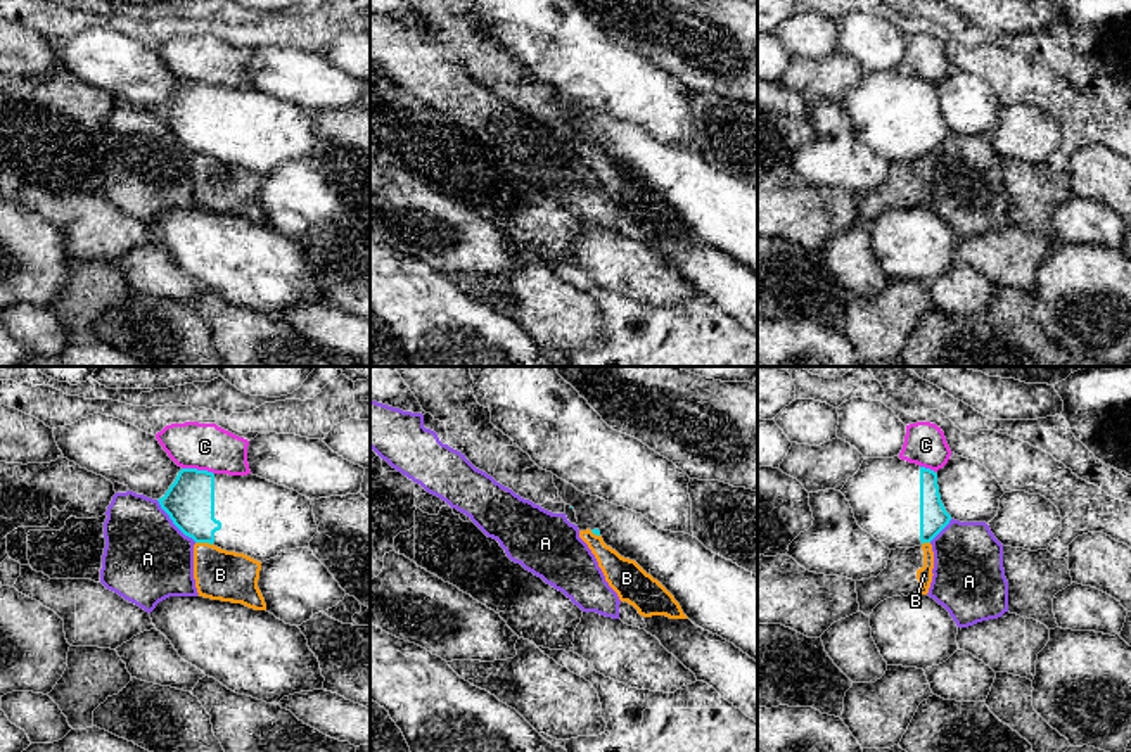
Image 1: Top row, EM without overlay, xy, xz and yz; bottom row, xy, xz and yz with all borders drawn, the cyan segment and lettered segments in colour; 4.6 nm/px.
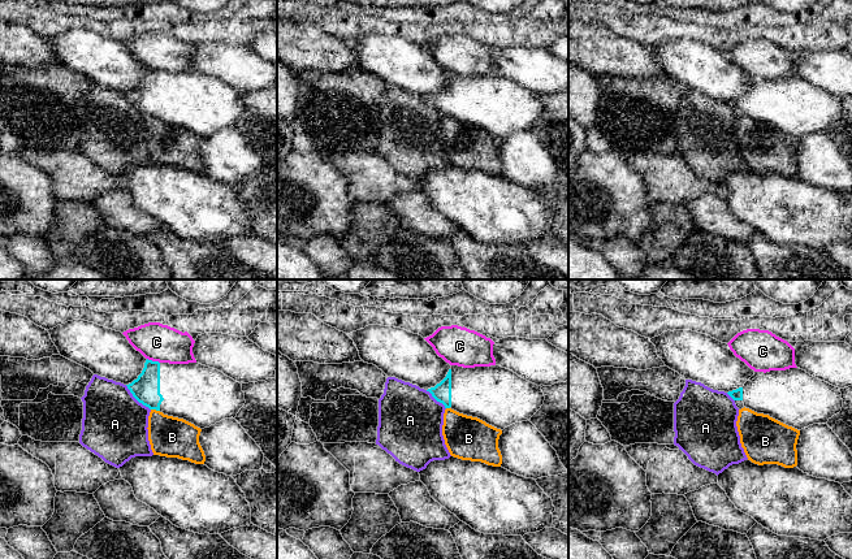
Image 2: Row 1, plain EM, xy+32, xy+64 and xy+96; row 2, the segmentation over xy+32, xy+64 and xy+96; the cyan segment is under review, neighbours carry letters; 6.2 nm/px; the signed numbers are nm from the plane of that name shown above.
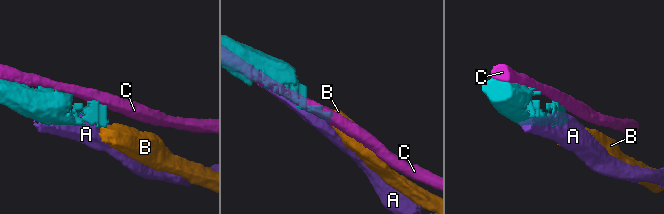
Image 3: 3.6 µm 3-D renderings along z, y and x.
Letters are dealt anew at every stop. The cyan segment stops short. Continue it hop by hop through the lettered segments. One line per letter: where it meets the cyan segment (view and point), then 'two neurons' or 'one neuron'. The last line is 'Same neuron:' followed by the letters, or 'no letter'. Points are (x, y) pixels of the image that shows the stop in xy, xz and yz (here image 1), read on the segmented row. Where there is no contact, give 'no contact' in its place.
A: xy (173, 522) | two neurons
B: xy (204, 541) | two neurons
C: xy (196, 469) | two neurons
Same neuron: no letter

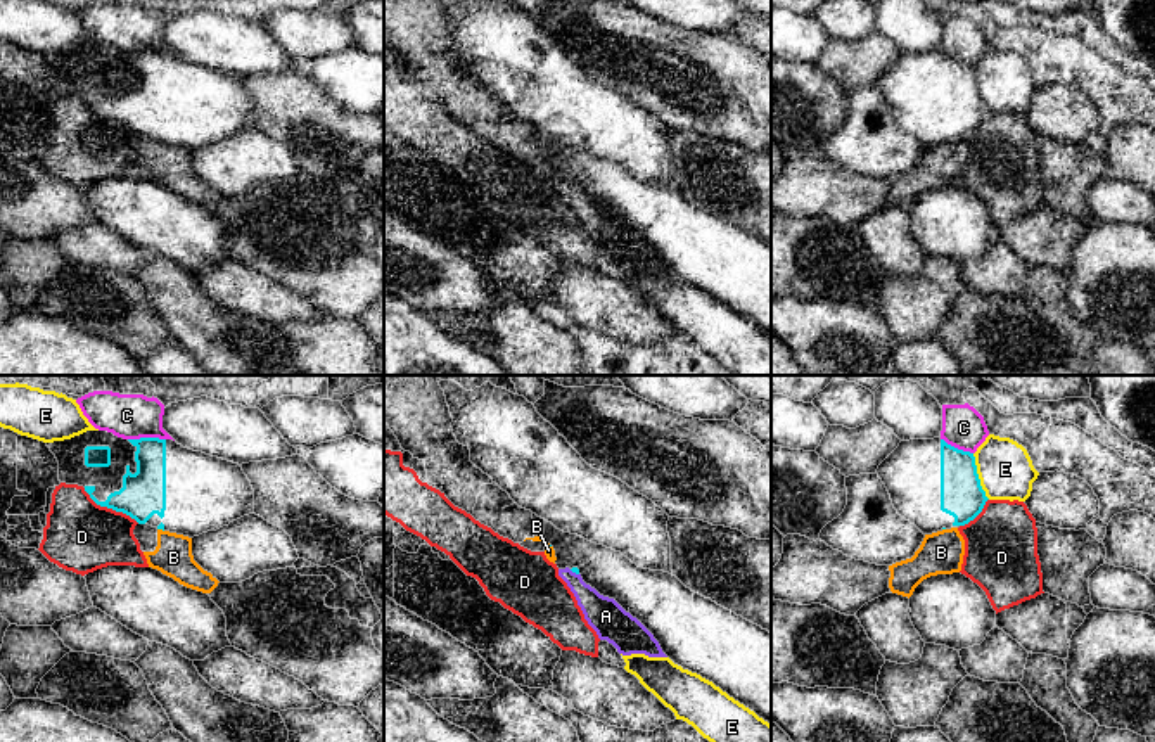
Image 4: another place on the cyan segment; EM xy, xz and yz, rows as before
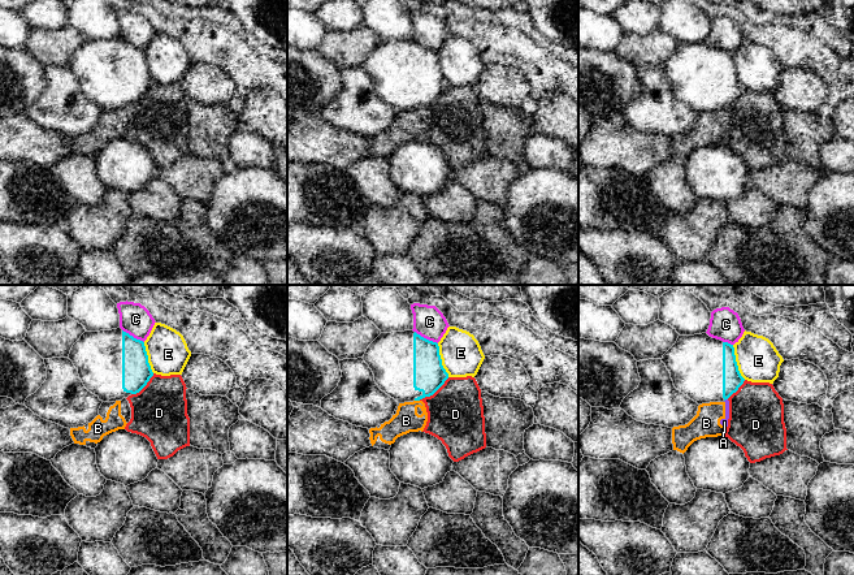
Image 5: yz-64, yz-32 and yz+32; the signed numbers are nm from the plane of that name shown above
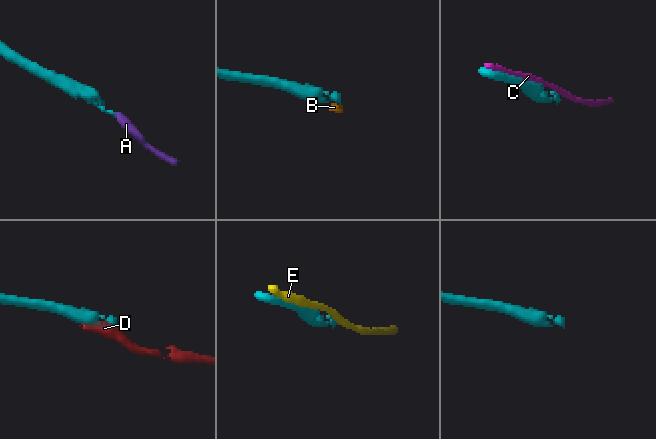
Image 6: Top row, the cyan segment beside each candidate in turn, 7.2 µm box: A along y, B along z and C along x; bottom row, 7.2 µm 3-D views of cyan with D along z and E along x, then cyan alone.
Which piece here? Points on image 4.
A: xz (574, 571) | two neurons
B: xy (161, 528) | two neurons
C: xy (146, 438) | two neurons
D: xy (111, 507) | two neurons
E: yz (977, 476) | two neurons
Same neuron: no letter

